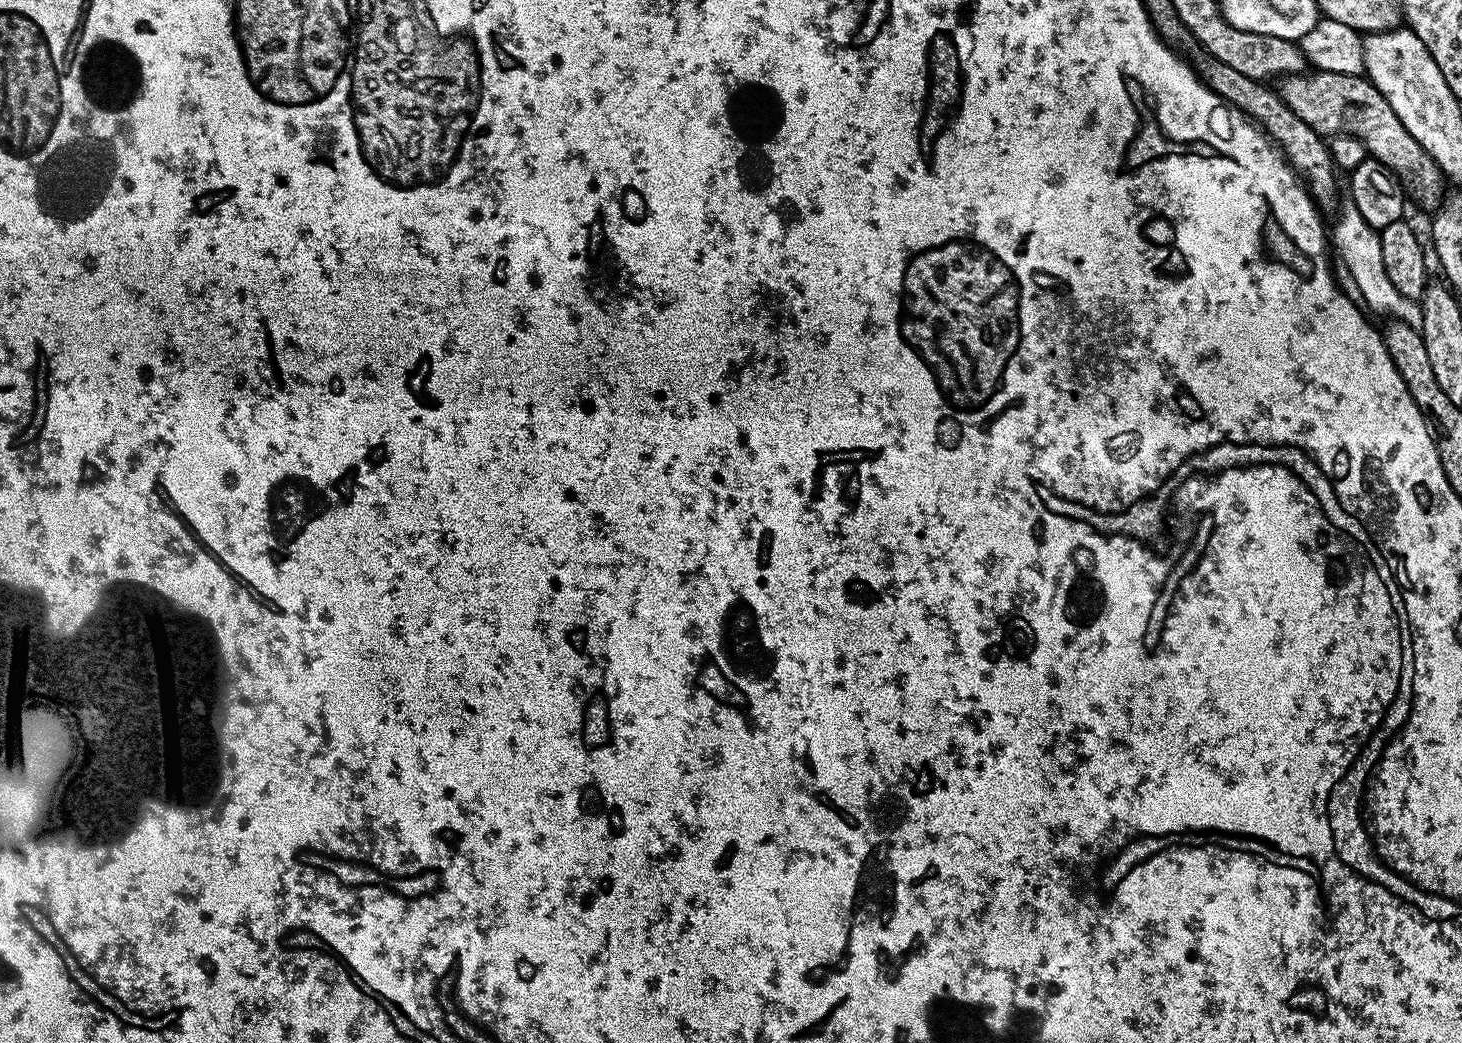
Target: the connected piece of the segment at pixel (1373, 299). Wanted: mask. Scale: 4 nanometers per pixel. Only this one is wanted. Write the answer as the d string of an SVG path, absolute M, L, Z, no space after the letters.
M1348 196L1341 199L1336 218L1338 220L1334 230L1331 229L1330 232L1330 244L1335 253L1337 250L1341 265L1350 270L1350 276L1354 278L1358 286L1359 297L1363 303L1365 305L1368 303L1374 311L1388 316L1384 318L1391 318L1393 321L1419 329L1422 322L1422 310L1417 301L1398 294L1394 282L1390 282L1390 274L1386 274L1386 265L1382 263L1382 242L1379 231L1372 228L1370 222L1362 218L1362 214L1358 214L1358 206L1354 206L1351 197Z

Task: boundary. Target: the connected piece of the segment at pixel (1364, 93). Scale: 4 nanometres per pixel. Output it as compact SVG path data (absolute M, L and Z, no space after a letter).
M1322 71L1309 74L1300 73L1281 79L1278 91L1286 106L1290 106L1290 110L1294 110L1294 114L1298 114L1306 126L1322 137L1331 138L1339 134L1358 138L1364 143L1369 157L1386 165L1411 199L1413 196L1422 207L1430 210L1440 208L1446 199L1445 176L1430 154L1410 136L1391 109L1390 102L1373 83L1363 75Z

